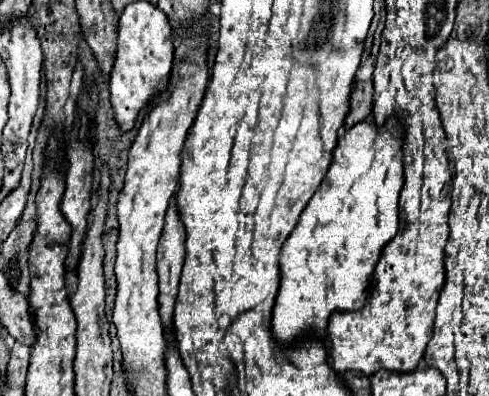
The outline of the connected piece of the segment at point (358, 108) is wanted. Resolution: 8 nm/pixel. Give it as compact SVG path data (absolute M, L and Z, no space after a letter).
M372 80L356 82L356 88L350 96L350 112L344 120L344 128L352 128L366 120L372 112Z

